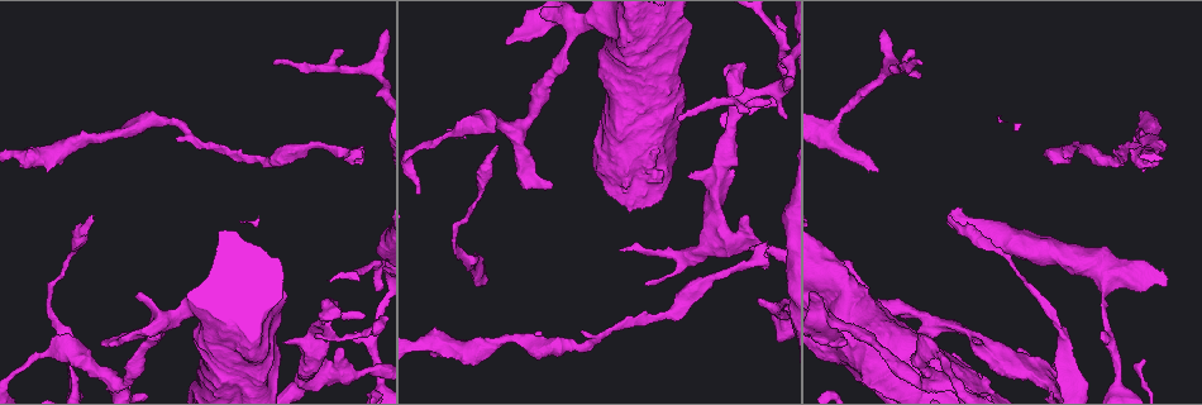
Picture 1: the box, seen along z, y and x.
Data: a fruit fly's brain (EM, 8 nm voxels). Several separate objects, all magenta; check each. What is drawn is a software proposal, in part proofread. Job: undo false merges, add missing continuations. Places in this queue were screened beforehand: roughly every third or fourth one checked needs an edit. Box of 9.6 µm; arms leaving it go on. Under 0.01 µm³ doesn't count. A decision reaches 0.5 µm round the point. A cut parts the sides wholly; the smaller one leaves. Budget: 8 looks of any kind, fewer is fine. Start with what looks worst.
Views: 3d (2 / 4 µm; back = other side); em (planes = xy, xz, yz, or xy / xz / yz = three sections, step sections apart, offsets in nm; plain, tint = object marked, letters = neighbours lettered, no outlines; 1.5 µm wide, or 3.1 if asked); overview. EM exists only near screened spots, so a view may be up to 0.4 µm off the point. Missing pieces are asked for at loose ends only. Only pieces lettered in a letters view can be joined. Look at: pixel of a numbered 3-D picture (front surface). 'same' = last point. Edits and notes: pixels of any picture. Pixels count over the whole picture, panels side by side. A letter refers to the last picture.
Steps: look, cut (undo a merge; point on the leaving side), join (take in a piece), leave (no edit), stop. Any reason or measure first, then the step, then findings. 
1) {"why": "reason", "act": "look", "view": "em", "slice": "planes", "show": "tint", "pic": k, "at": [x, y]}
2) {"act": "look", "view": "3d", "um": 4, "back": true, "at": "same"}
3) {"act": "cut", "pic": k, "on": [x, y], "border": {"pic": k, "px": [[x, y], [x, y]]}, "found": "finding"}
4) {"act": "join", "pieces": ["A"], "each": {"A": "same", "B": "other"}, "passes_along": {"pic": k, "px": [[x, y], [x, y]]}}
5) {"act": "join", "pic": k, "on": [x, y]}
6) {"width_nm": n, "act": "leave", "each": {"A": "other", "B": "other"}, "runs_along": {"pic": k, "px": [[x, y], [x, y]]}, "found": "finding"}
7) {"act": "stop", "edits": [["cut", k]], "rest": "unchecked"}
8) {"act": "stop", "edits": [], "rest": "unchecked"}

{"why": "free end", "act": "look", "view": "em", "slice": "planes", "show": "plain", "pic": 1, "at": [914, 51]}

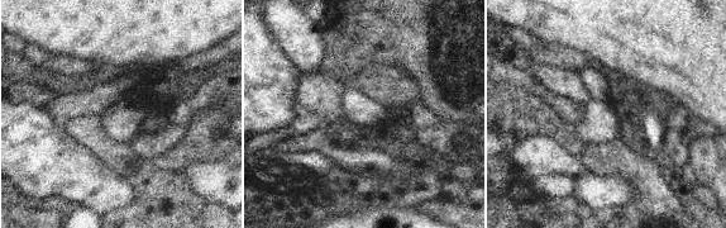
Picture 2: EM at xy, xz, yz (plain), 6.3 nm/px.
{"why": "see the neighbours", "act": "look", "view": "em", "slice": "planes", "show": "letters", "at": "same"}

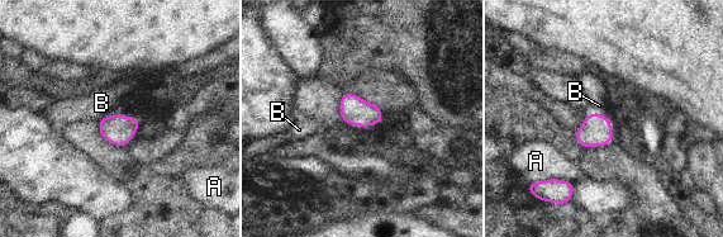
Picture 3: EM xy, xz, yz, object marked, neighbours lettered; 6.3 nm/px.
{"width_nm": 180, "act": "leave", "each": {"A": "other", "B": "other"}, "border": {"pic": 3, "px": [[113, 114], [99, 121]]}, "found": "no lettered piece goes on from it"}

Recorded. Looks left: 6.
{"why": "free end", "act": "look", "view": "em", "slice": "planes", "show": "letters", "pic": 1, "at": [372, 328]}

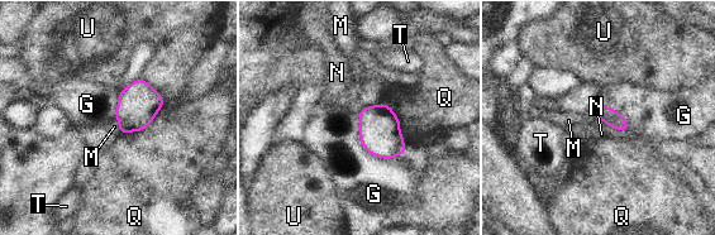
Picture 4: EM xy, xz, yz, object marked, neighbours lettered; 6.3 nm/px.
{"width_nm": 110, "act": "leave", "each": {"G": "other", "M": "other", "N": "other", "Q": "other", "T": "other", "U": "other"}, "border": {"pic": 4, "px": [[357, 114], [362, 147], [397, 157]]}, "found": "none of them fits"}

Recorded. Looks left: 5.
{"why": "calibre changes", "act": "look", "view": "3d", "um": 4, "pic": 1, "at": [671, 313]}

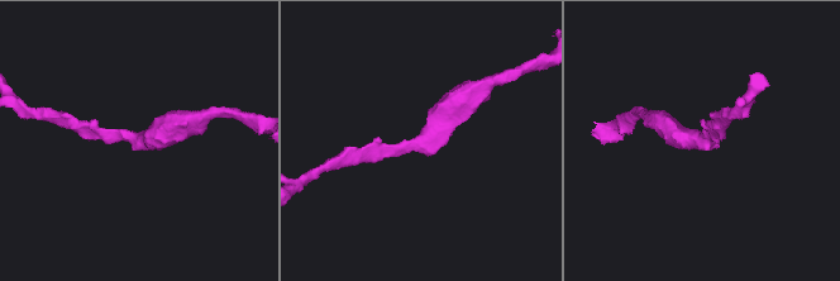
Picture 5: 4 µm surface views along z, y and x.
{"act": "look", "view": "em", "slice": "planes", "show": "plain", "pic": 5, "at": [139, 137]}

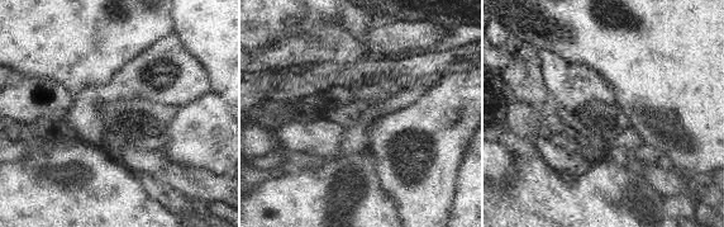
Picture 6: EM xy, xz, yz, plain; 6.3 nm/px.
{"act": "look", "view": "em", "slice": "planes", "show": "letters", "at": "same"}

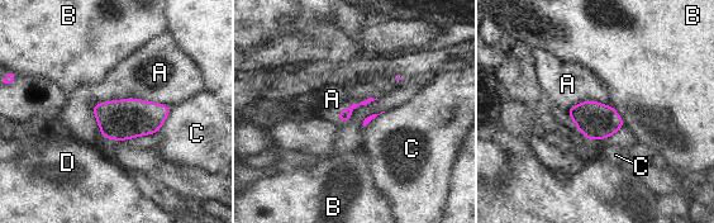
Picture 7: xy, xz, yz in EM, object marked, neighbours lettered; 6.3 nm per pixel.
{"act": "leave", "each": {"A": "other", "B": "other", "C": "other", "D": "other"}, "border": {"pic": 7, "px": [[91, 105], [143, 99], [171, 108]]}, "found": "one neuron here"}

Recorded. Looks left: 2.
{"act": "stop", "edits": [], "rest": "unchecked"}

